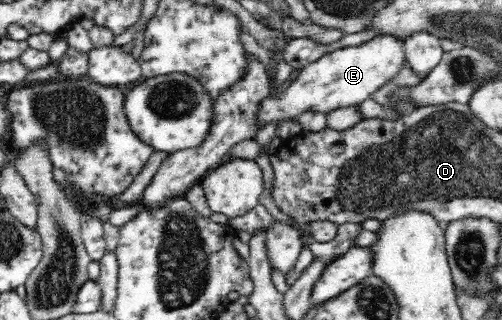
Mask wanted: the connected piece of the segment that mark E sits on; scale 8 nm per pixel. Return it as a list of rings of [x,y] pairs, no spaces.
[[[380,35],[363,45],[347,46],[322,55],[318,60],[301,68],[294,80],[289,80],[274,94],[269,92],[263,97],[251,119],[251,136],[255,139],[258,131],[266,124],[276,128],[284,122],[297,122],[304,112],[319,112],[327,117],[342,108],[360,106],[371,98],[388,76],[396,72],[404,58],[402,40],[392,35]]]

